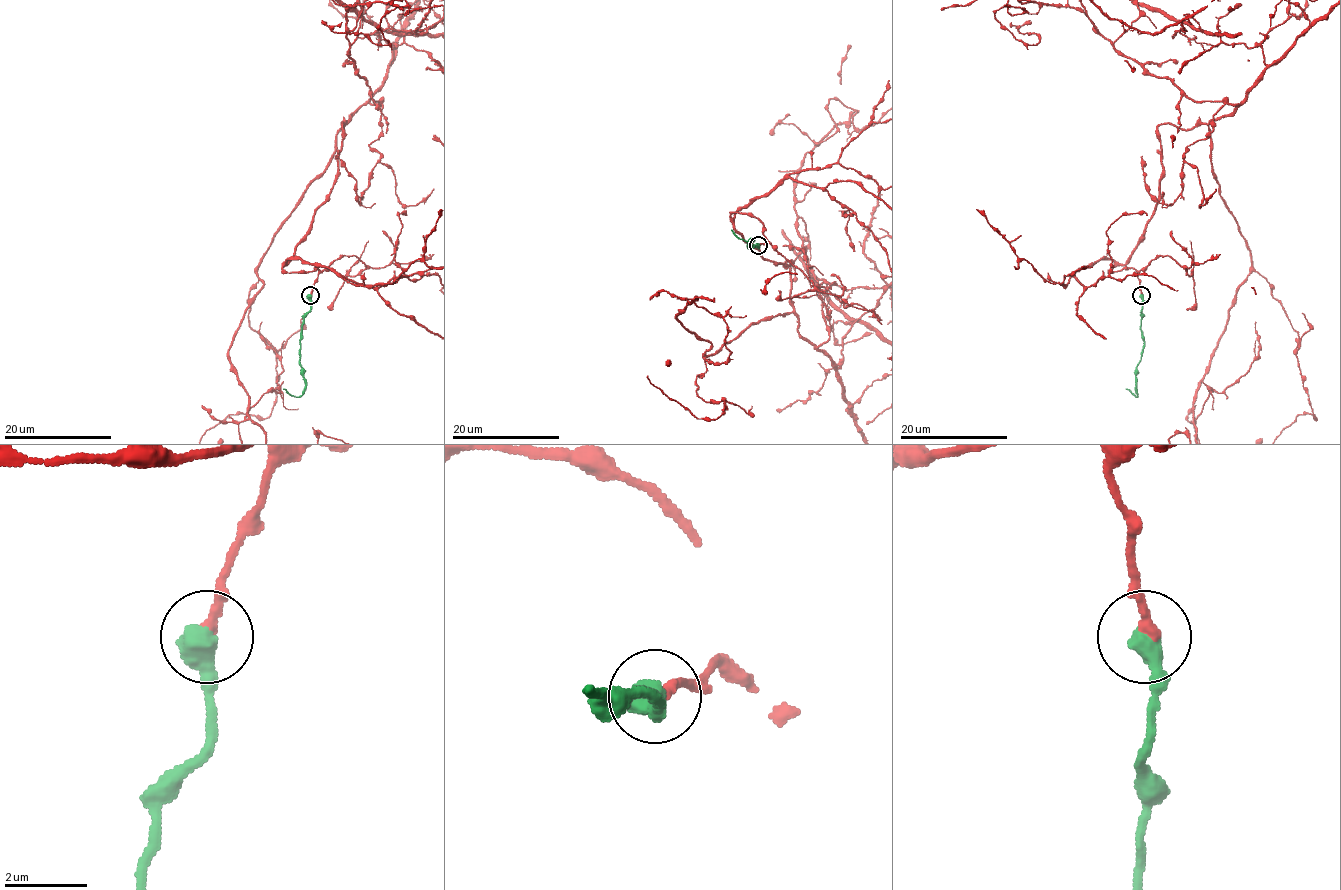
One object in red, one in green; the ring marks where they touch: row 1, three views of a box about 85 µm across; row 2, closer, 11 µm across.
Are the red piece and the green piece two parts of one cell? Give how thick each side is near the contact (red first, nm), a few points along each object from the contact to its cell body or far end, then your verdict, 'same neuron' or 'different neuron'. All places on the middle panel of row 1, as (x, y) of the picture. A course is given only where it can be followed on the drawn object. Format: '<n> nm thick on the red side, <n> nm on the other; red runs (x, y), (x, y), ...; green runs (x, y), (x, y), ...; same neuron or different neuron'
300 nm thick on the red side, 600 nm on the other; green runs (758, 245), (748, 247), (753, 239), (741, 239), (731, 230); same neuron

